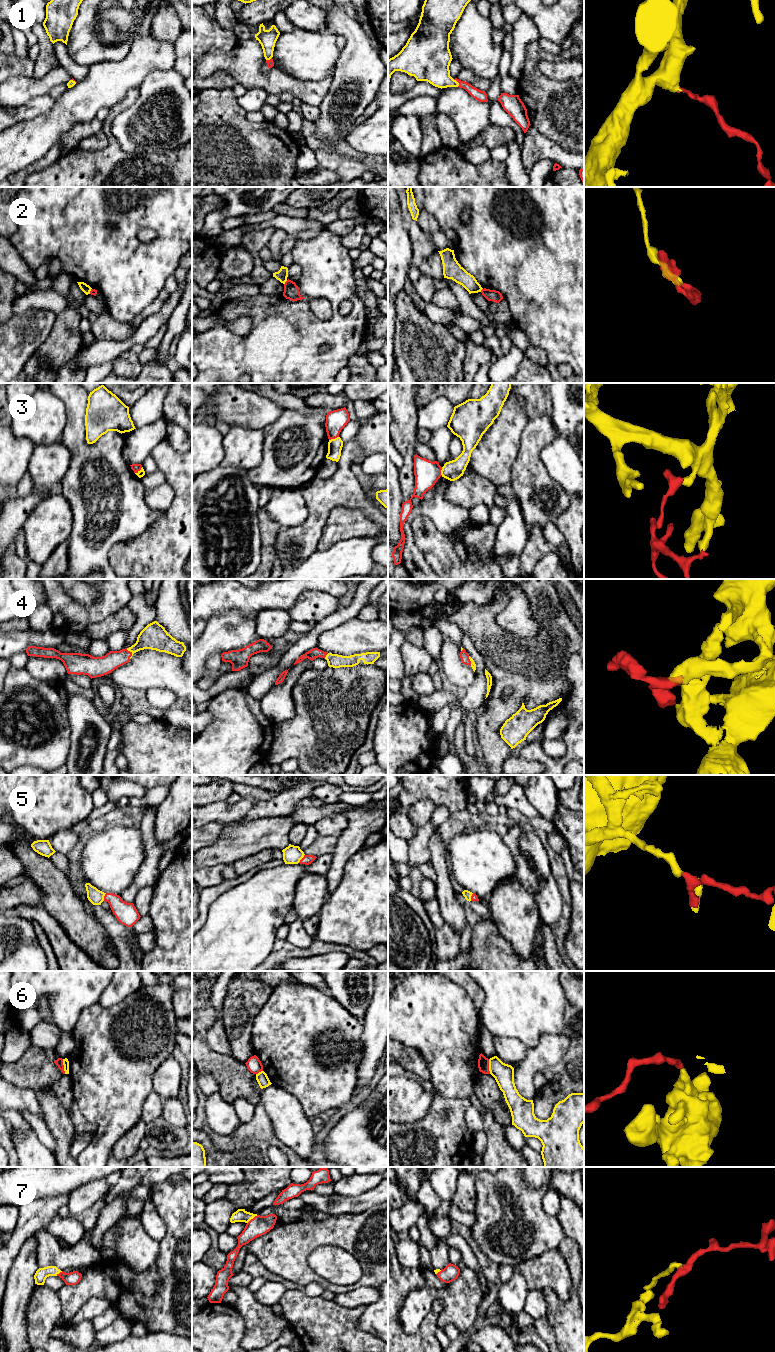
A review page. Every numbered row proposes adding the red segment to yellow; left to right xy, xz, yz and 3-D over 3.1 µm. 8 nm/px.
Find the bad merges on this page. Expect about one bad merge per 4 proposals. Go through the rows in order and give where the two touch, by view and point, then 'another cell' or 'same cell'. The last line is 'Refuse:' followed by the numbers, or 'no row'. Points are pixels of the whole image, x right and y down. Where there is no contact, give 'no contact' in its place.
1: meets yellow in yz at (457, 82); same cell
2: meets yellow in xz at (285, 281); another cell
3: meets yellow in xz at (333, 439); another cell
4: meets yellow in xy at (132, 653); same cell
5: meets yellow in xz at (302, 857); same cell
6: meets yellow in xy at (64, 1066); another cell
7: meets yellow in xz at (252, 1218); same cell
Refuse: 2, 3, 6

